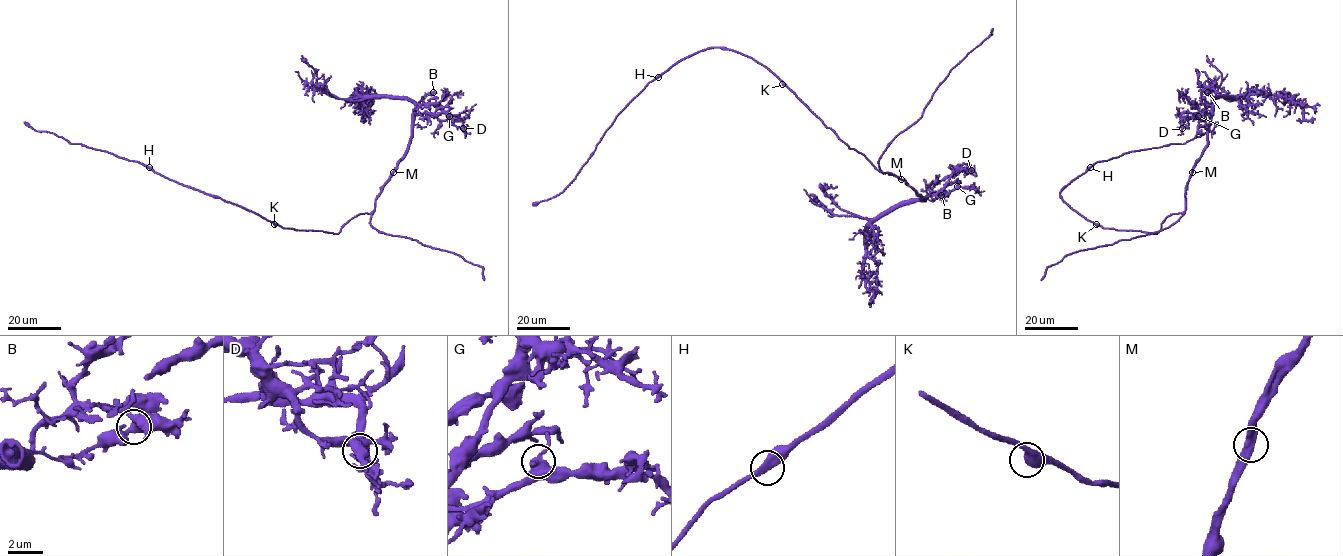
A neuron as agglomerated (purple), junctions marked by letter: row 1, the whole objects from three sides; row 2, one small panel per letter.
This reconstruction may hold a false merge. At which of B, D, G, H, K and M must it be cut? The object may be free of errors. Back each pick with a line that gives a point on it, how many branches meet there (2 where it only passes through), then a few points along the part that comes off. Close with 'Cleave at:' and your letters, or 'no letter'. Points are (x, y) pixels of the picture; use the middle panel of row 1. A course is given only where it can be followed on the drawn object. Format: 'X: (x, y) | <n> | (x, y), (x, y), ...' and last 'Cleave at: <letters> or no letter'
Cleave at: no letter

